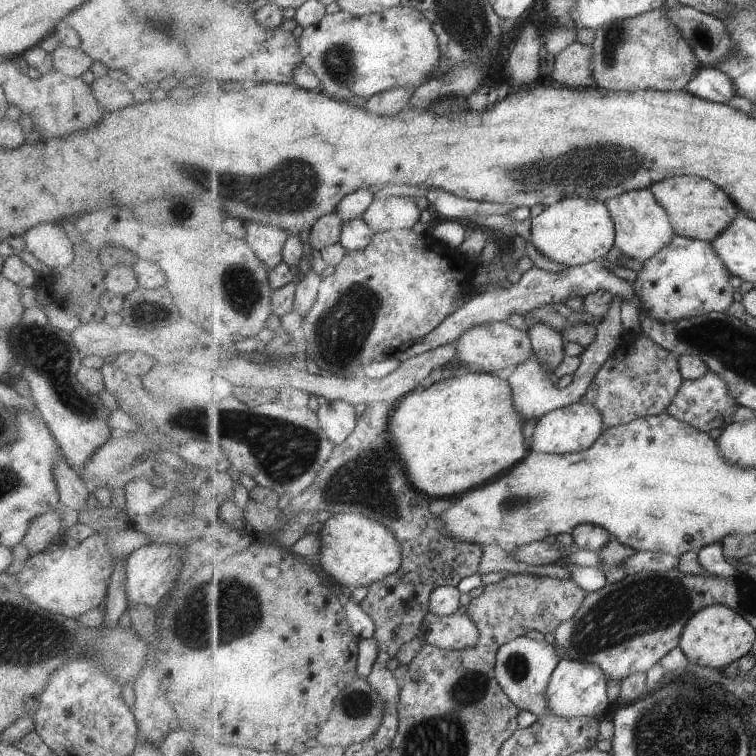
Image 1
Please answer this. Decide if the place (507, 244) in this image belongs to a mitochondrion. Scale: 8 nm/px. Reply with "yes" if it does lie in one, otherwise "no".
no

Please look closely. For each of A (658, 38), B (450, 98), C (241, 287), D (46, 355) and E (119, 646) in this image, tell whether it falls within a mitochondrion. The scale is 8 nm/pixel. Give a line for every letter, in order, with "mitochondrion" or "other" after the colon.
A: other
B: other
C: mitochondrion
D: mitochondrion
E: other

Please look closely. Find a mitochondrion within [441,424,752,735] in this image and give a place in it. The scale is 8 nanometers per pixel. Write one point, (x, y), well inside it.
(646, 604)

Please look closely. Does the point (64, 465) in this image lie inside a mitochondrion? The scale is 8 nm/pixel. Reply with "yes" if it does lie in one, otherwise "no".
no

